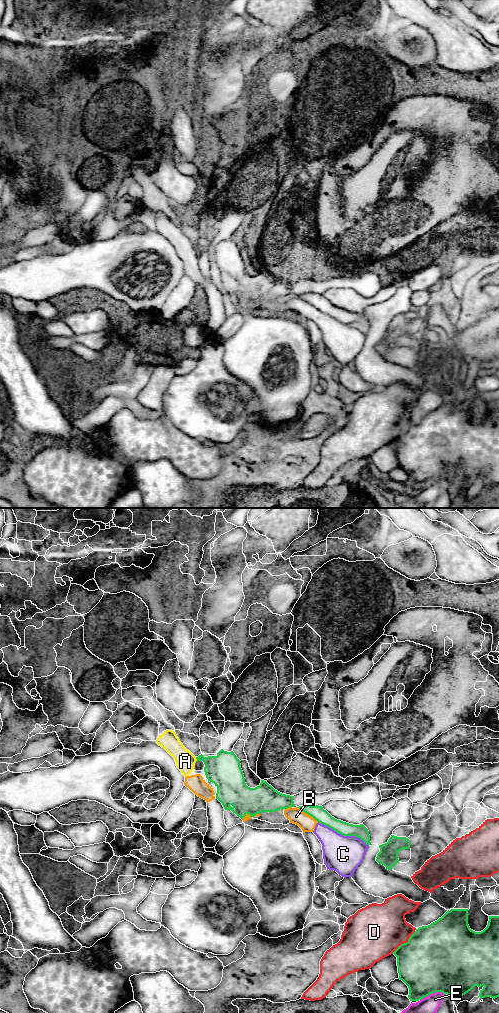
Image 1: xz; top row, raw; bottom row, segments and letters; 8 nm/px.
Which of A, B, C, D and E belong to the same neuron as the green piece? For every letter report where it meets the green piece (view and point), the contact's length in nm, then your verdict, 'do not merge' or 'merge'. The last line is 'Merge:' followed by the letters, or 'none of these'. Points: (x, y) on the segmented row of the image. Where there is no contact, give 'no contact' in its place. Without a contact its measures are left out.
A: xz (196, 758) | 40 nm | do not merge
B: xz (307, 813) | 200 nm | do not merge
C: xz (343, 835) | 460 nm | do not merge
D: xz (403, 943) | 260 nm | do not merge
E: xz (431, 993) | 200 nm | do not merge
Merge: none of these

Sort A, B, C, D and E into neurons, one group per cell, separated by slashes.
A B C / D / E

